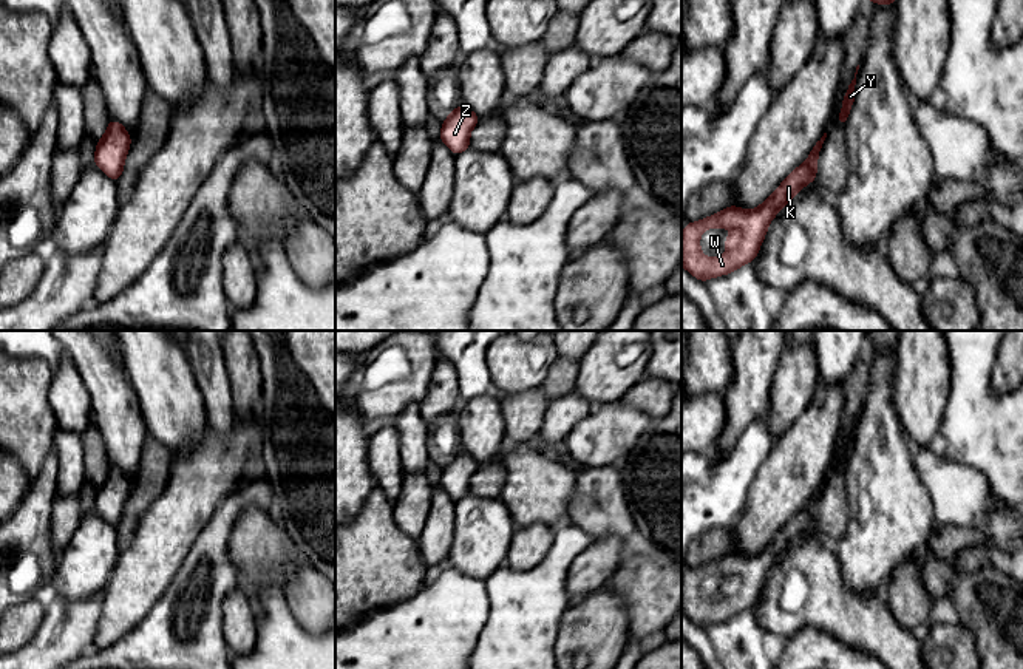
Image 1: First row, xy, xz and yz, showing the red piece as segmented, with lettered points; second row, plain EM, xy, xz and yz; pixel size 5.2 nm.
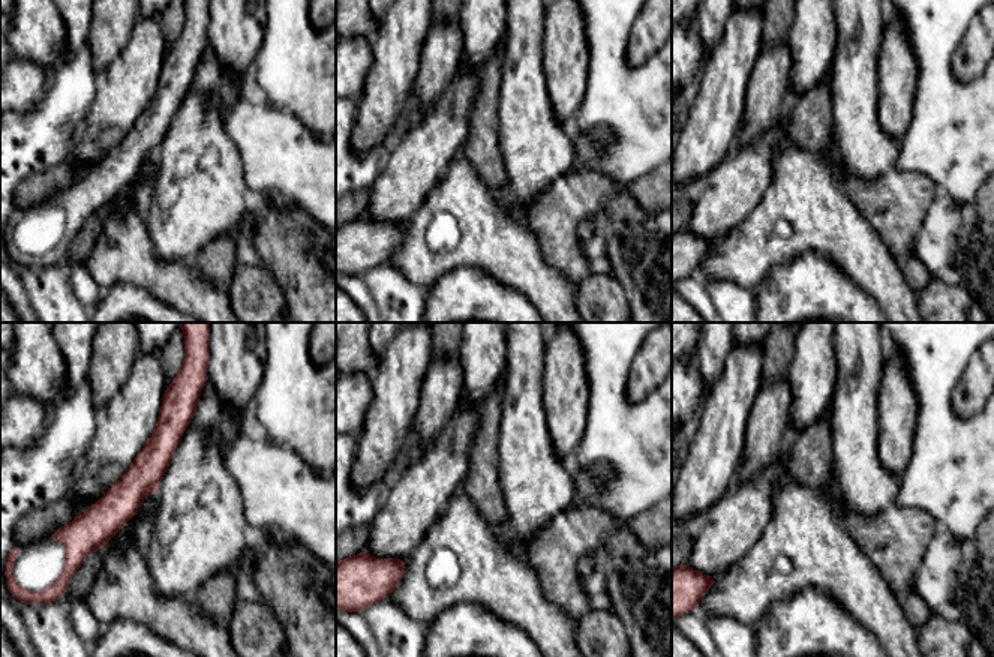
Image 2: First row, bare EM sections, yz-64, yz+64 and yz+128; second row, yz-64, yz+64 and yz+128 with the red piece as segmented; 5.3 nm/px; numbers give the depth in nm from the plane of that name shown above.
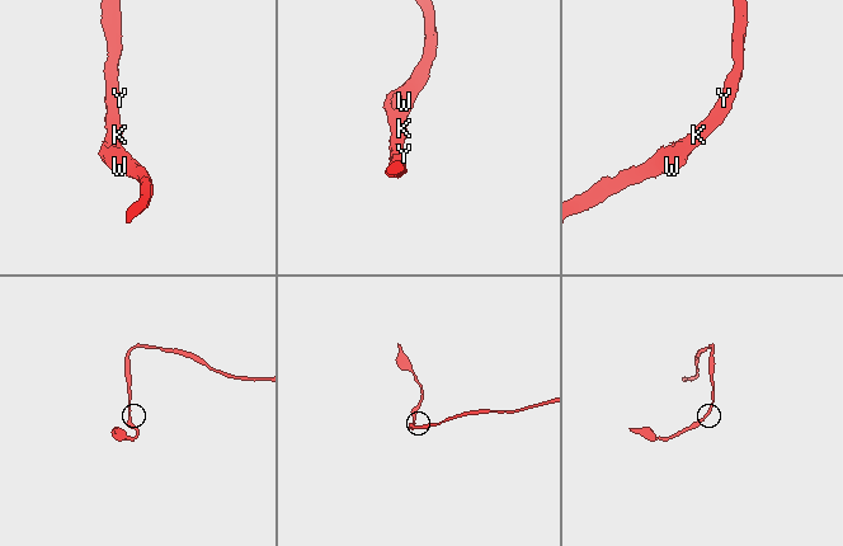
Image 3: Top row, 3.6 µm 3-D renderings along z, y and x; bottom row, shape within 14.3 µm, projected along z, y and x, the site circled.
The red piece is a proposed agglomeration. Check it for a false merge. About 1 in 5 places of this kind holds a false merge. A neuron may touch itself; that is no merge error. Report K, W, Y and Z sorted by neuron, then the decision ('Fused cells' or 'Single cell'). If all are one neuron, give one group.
Groups: K W Y Z. Single cell

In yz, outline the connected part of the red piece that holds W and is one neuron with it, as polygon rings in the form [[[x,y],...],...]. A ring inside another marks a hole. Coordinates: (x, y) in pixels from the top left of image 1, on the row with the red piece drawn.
[[[827,133],[810,150],[808,159],[794,168],[759,207],[745,210],[728,205],[712,216],[688,222],[681,233],[681,266],[697,280],[708,283],[709,278],[731,273],[743,264],[753,263],[773,218],[807,184],[816,181],[817,156],[825,138]],[[712,227],[731,229],[731,235],[723,241],[726,253],[719,258],[708,258],[700,250],[702,232]]]

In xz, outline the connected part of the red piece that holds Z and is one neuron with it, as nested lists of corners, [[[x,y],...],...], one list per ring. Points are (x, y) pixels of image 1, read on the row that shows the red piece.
[[[459,104],[442,122],[439,139],[457,156],[470,147],[470,133],[478,122],[479,116]]]

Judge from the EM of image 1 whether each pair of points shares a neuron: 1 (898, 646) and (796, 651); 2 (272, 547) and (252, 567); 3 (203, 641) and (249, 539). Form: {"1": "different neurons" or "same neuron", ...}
{"1": "different neurons", "2": "same neuron", "3": "different neurons"}

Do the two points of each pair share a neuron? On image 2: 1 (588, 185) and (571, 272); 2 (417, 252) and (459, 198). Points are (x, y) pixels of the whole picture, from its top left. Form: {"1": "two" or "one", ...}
{"1": "one", "2": "one"}

